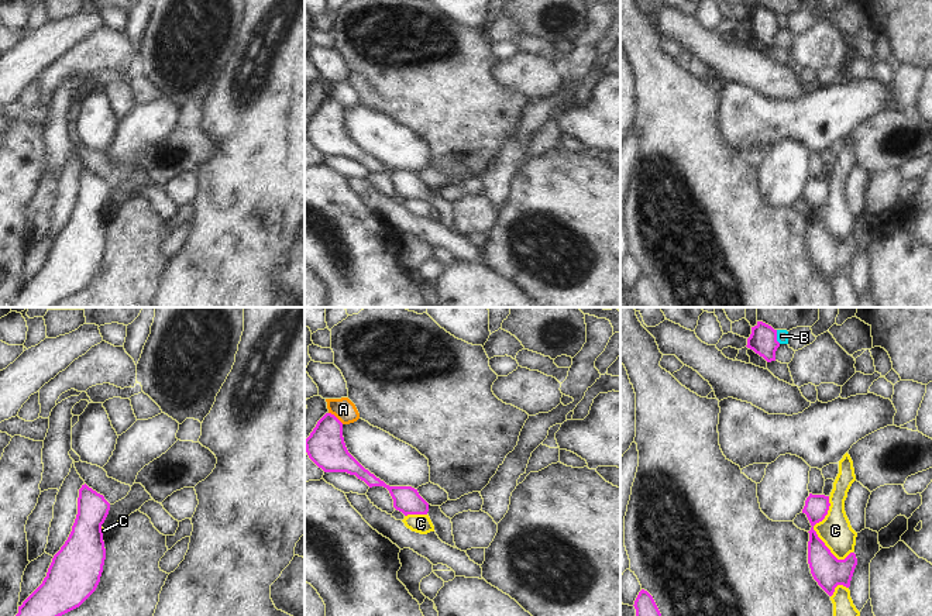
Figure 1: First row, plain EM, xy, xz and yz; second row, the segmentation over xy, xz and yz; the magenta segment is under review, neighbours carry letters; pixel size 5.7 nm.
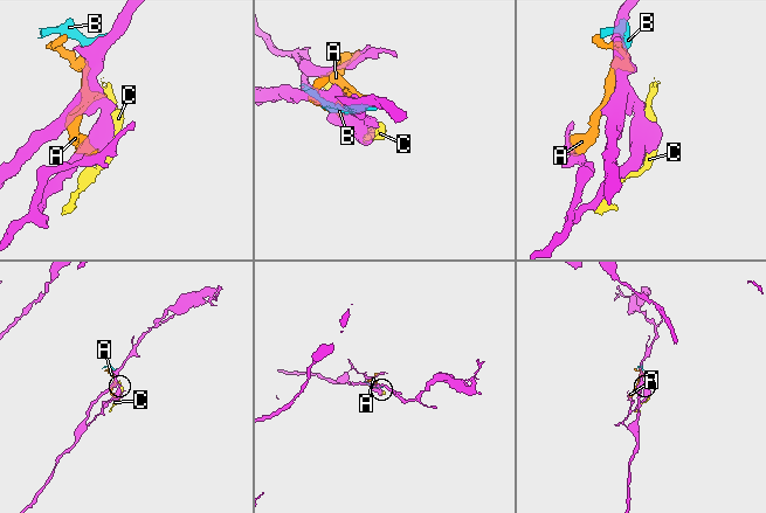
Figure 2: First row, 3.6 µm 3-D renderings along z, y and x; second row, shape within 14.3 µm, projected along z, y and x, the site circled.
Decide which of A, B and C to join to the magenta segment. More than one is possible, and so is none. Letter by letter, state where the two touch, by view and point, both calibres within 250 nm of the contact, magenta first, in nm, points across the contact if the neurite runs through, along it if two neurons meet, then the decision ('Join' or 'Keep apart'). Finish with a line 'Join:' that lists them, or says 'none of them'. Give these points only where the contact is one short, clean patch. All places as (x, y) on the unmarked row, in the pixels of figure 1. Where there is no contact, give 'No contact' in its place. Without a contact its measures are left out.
A: Touches magenta at xz (334, 100). Thickness 220 nm (magenta) against 120 nm. Keep apart
B: Touches magenta at yz (776, 21). Thickness 160 nm (magenta) against 60 nm. Boundary: yz (776, 14), (776, 23), (780, 27). Keep apart
C: Touches magenta at yz (814, 214). Thickness 180 nm (magenta) against 190 nm. Keep apart
Join: none of them.

